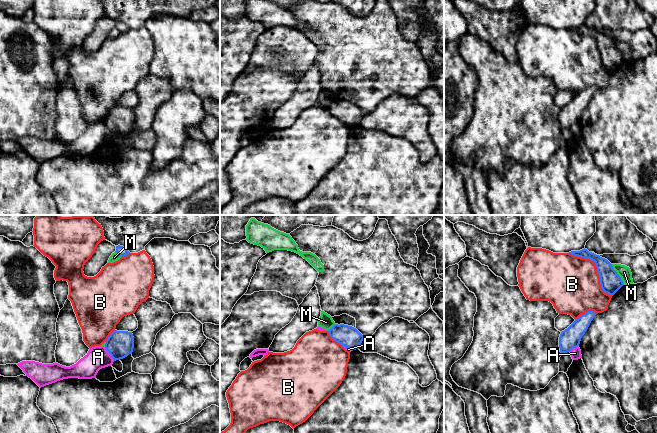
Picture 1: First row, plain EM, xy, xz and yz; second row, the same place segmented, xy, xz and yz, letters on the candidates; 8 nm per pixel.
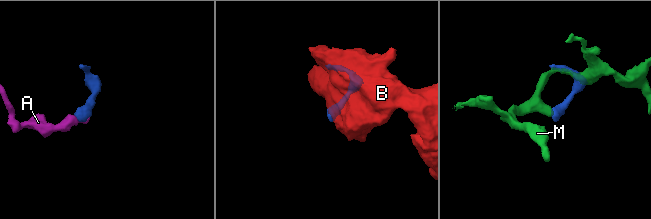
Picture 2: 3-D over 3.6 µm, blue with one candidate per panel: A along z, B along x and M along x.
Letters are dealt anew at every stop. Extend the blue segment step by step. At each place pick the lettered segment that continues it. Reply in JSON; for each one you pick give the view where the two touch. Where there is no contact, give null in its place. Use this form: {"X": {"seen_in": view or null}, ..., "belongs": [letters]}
{"belongs": []}

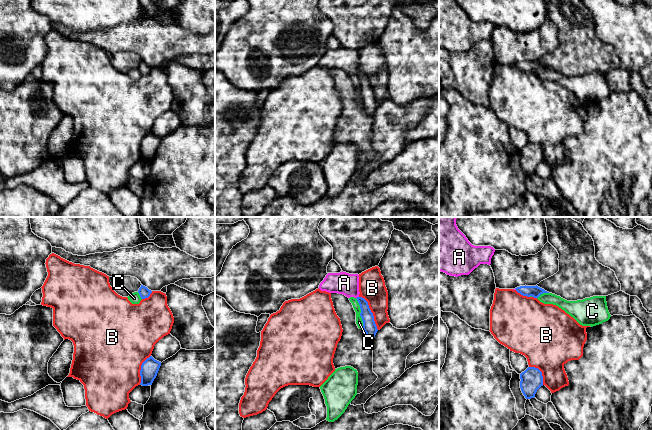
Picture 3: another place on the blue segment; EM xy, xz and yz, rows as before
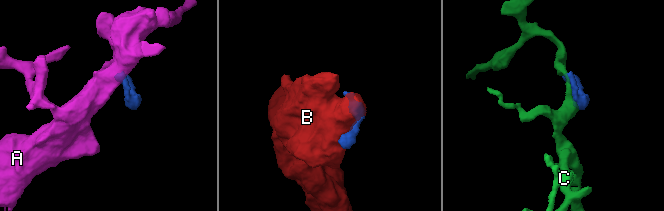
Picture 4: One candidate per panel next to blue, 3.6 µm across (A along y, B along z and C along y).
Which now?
{"A": {"seen_in": "xz"}, "belongs": ["A"]}

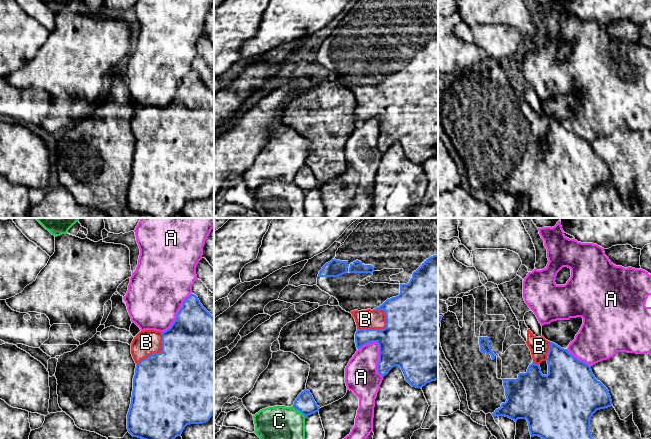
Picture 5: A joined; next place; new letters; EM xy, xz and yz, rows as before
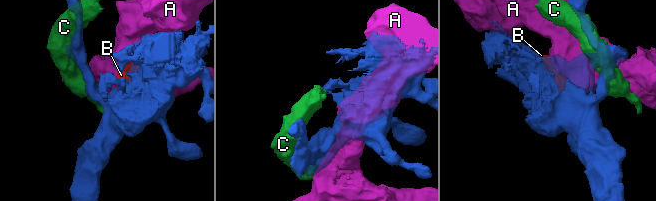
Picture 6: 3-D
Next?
{"B": {"seen_in": "xz"}, "belongs": ["B"]}

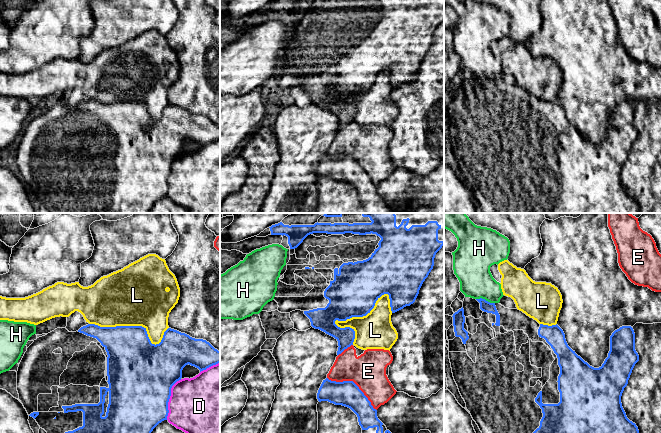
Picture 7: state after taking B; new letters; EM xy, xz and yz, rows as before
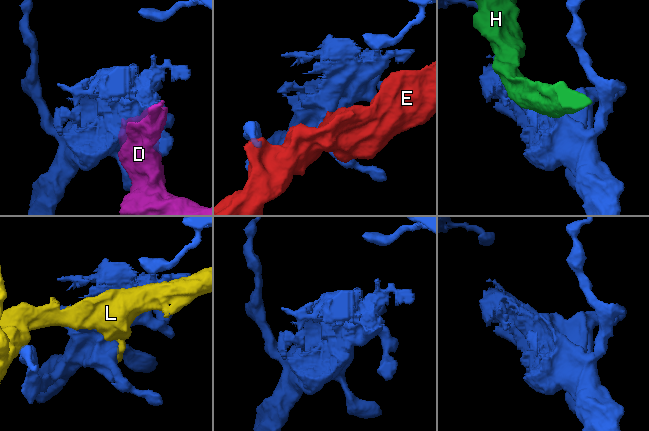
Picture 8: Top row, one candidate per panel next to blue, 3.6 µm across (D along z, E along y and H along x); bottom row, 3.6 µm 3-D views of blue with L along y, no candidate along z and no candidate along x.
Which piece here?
{"belongs": []}

